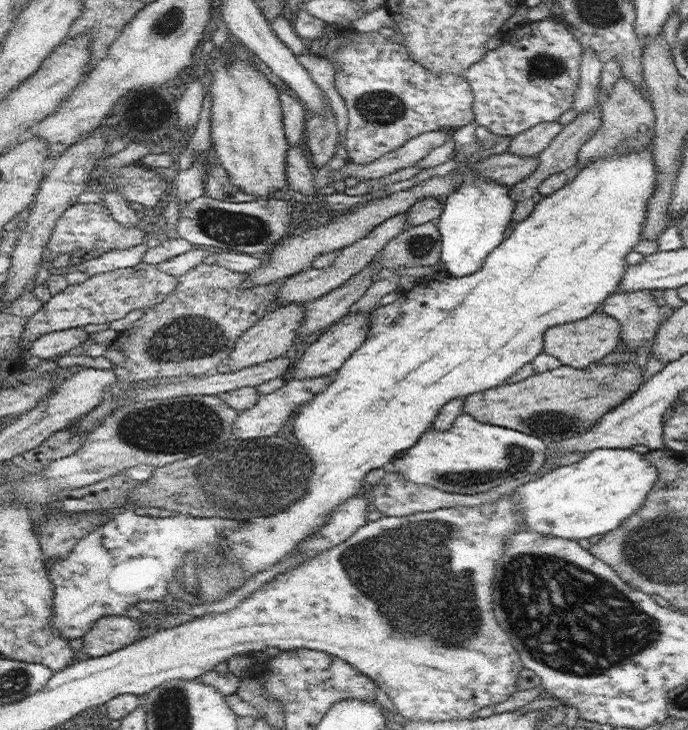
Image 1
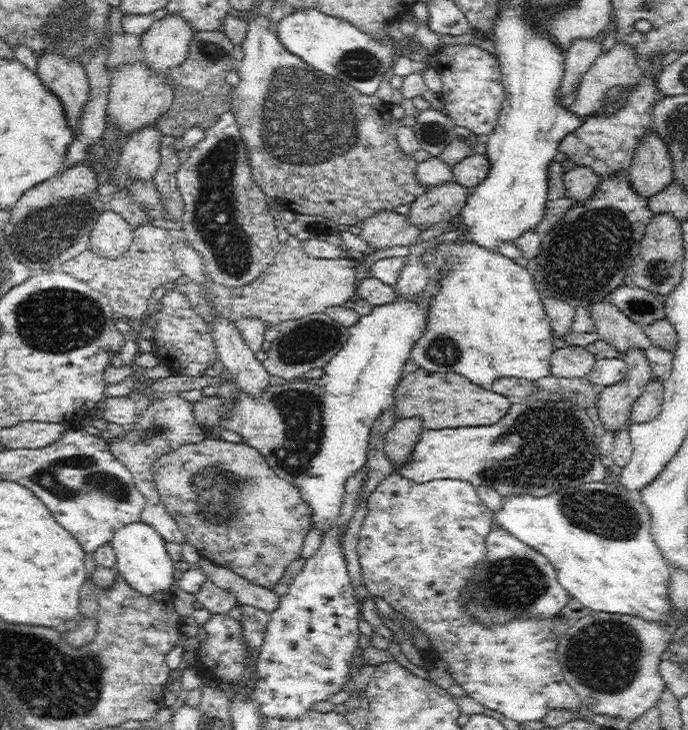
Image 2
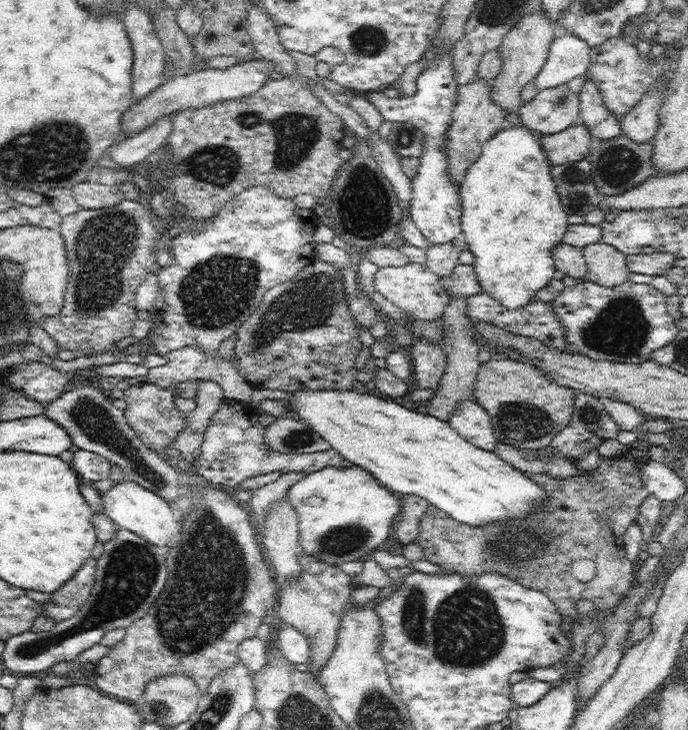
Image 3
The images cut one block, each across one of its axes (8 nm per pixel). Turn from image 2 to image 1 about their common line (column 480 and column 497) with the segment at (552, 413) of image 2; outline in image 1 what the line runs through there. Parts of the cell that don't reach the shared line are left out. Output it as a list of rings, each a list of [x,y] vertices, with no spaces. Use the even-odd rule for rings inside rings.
[[[462,412],[448,432],[438,432],[430,427],[413,448],[398,454],[392,464],[406,481],[451,494],[472,495],[528,477],[542,469],[547,444],[540,437],[502,425],[483,423]]]

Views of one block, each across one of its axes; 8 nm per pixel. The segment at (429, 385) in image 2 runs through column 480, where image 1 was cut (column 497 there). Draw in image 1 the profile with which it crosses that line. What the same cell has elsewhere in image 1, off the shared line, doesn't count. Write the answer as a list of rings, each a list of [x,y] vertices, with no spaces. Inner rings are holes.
[[[635,362],[621,365],[592,363],[586,368],[578,369],[566,365],[535,373],[526,380],[516,384],[505,382],[501,386],[490,388],[482,392],[475,392],[465,398],[463,412],[471,414],[483,423],[502,425],[506,428],[529,433],[530,436],[540,437],[544,442],[558,442],[566,437],[576,437],[590,429],[613,408],[620,406],[629,396],[632,396],[644,384],[644,370]]]

